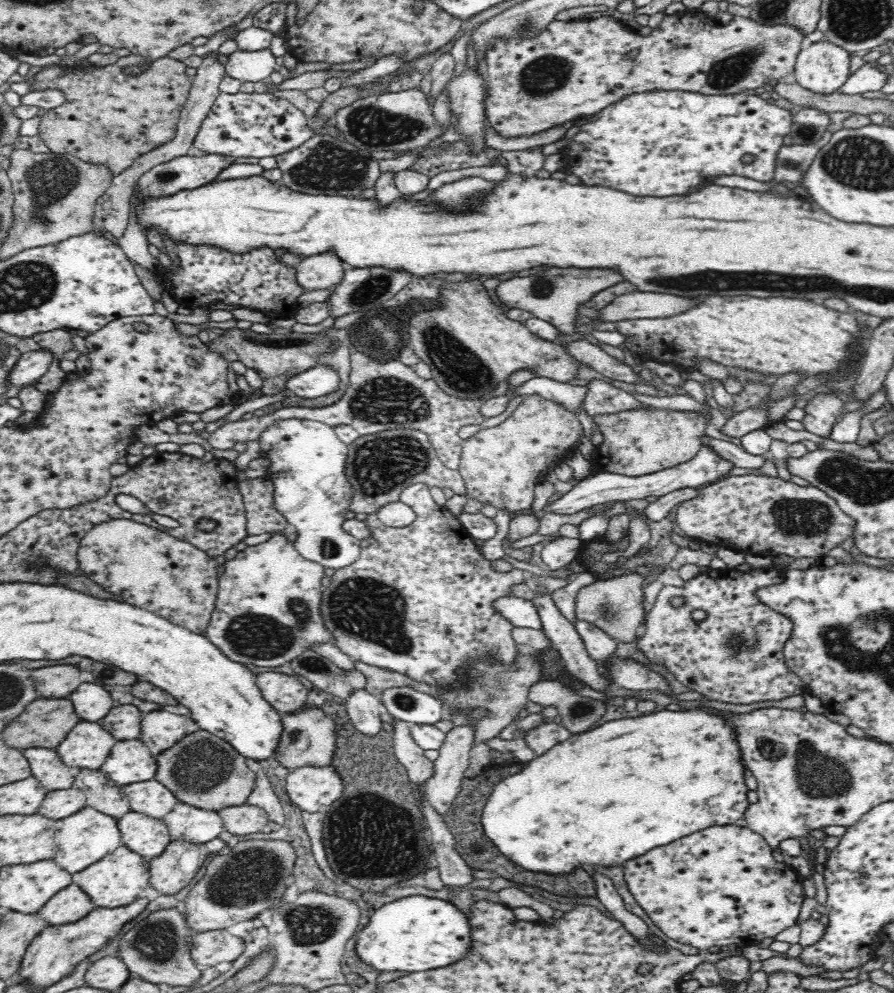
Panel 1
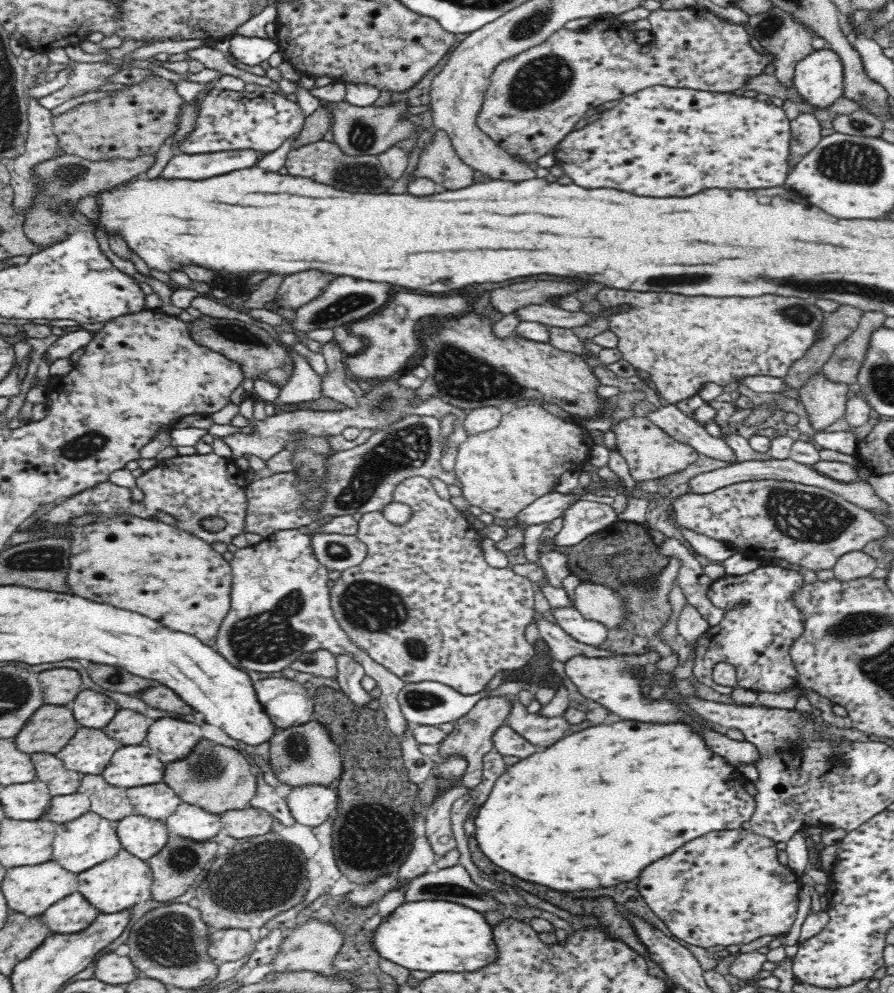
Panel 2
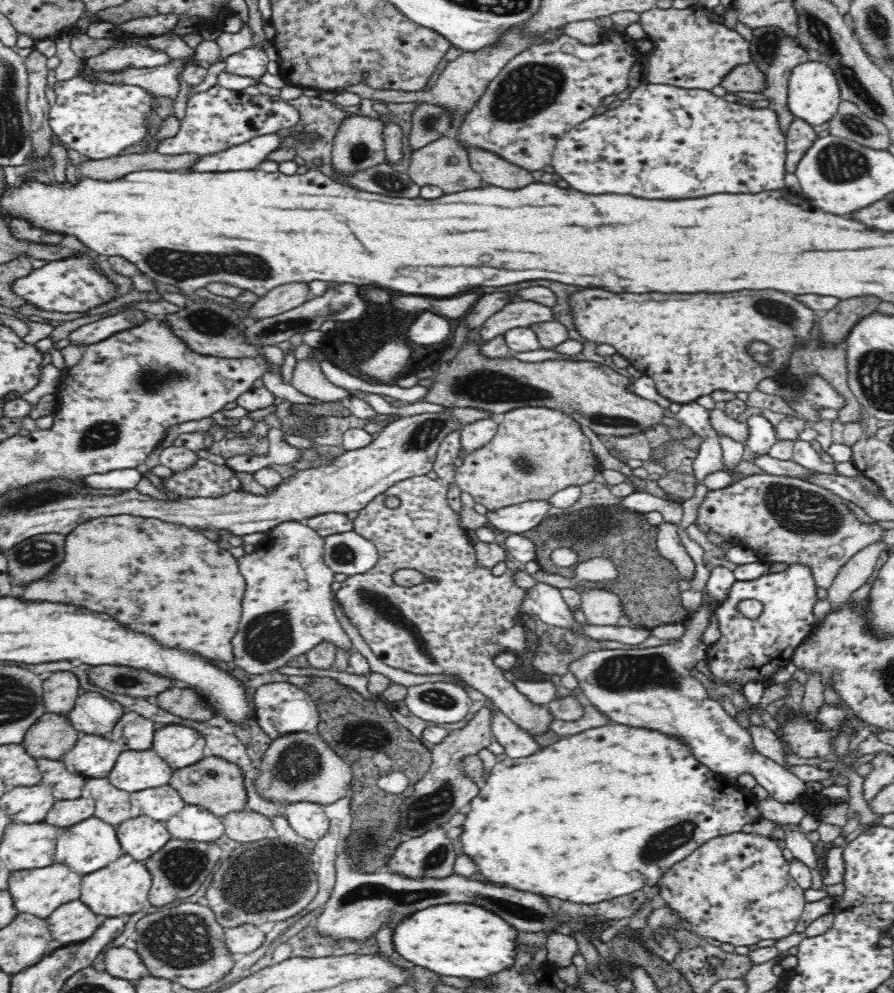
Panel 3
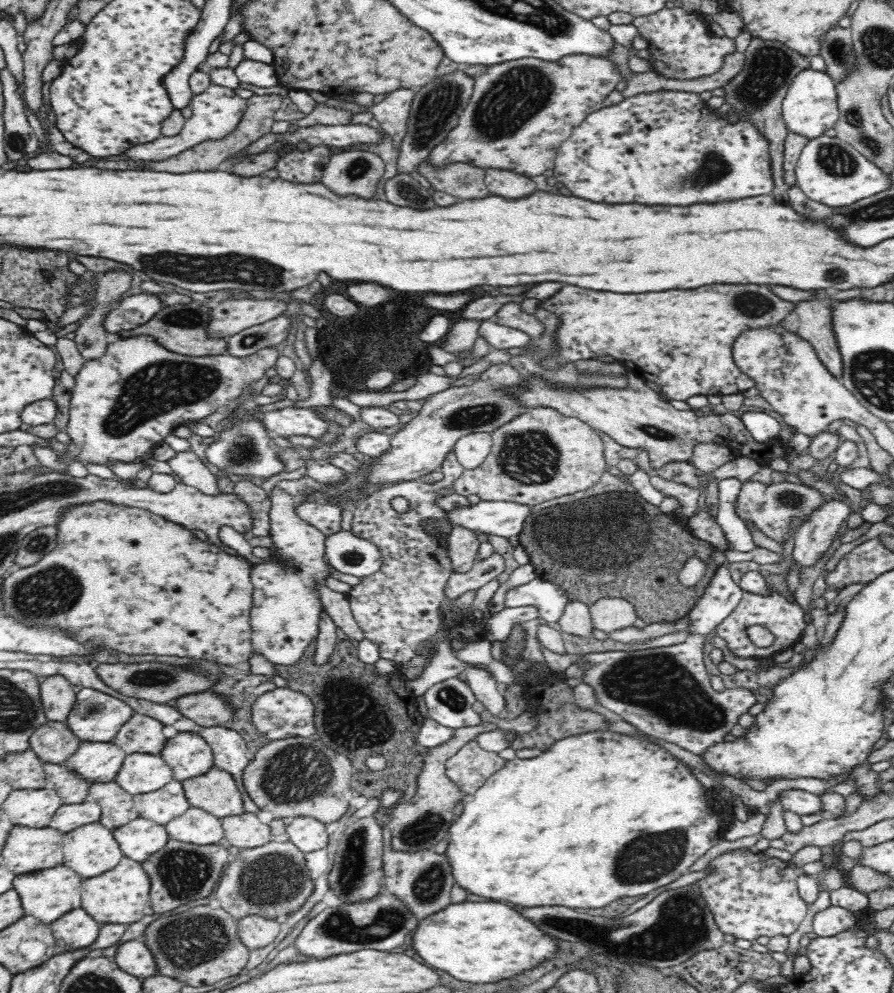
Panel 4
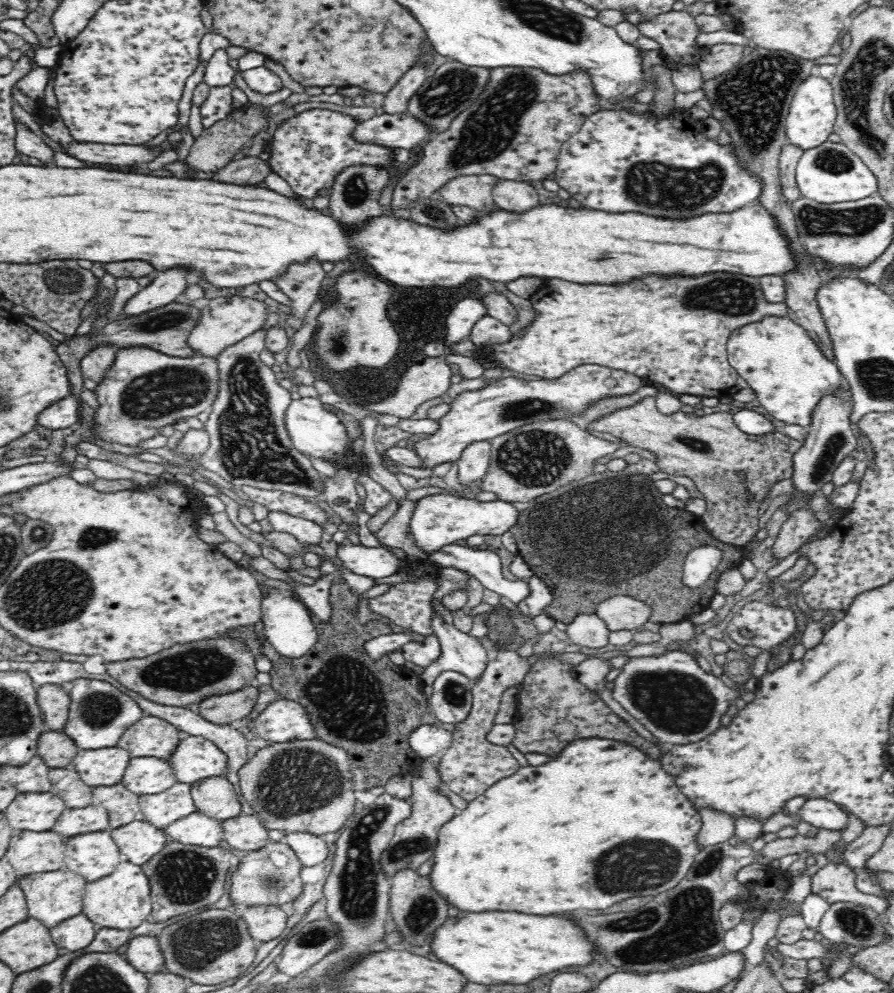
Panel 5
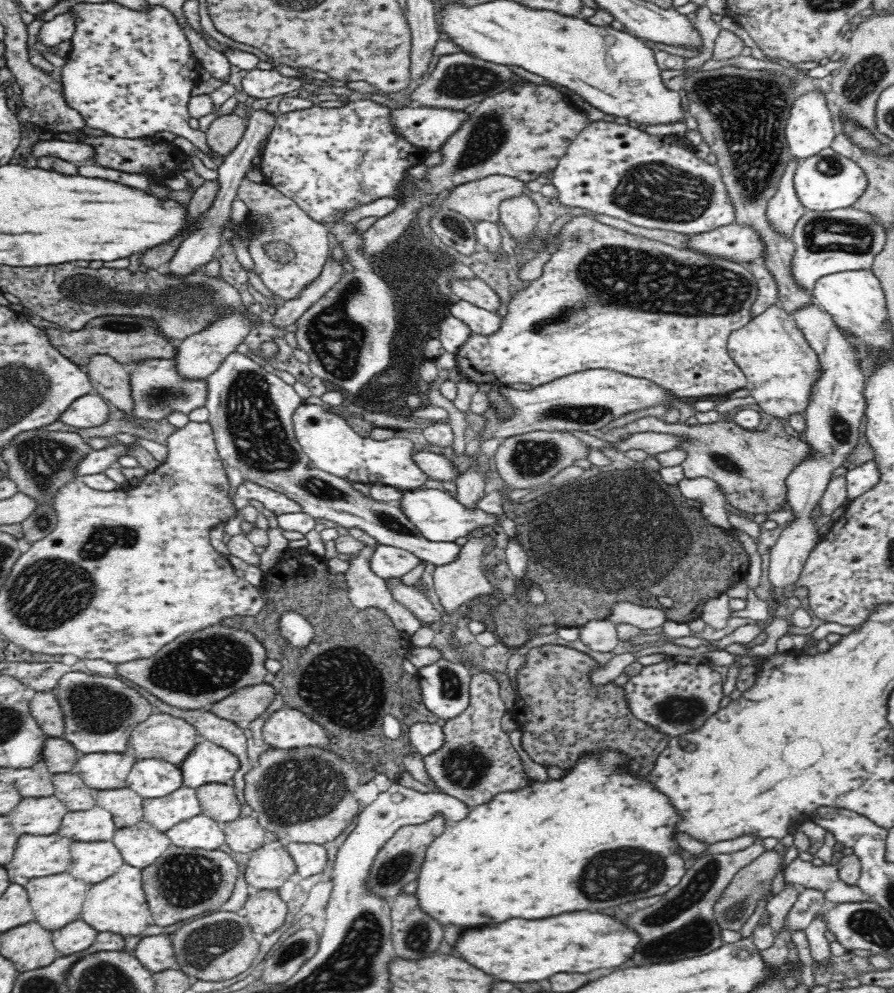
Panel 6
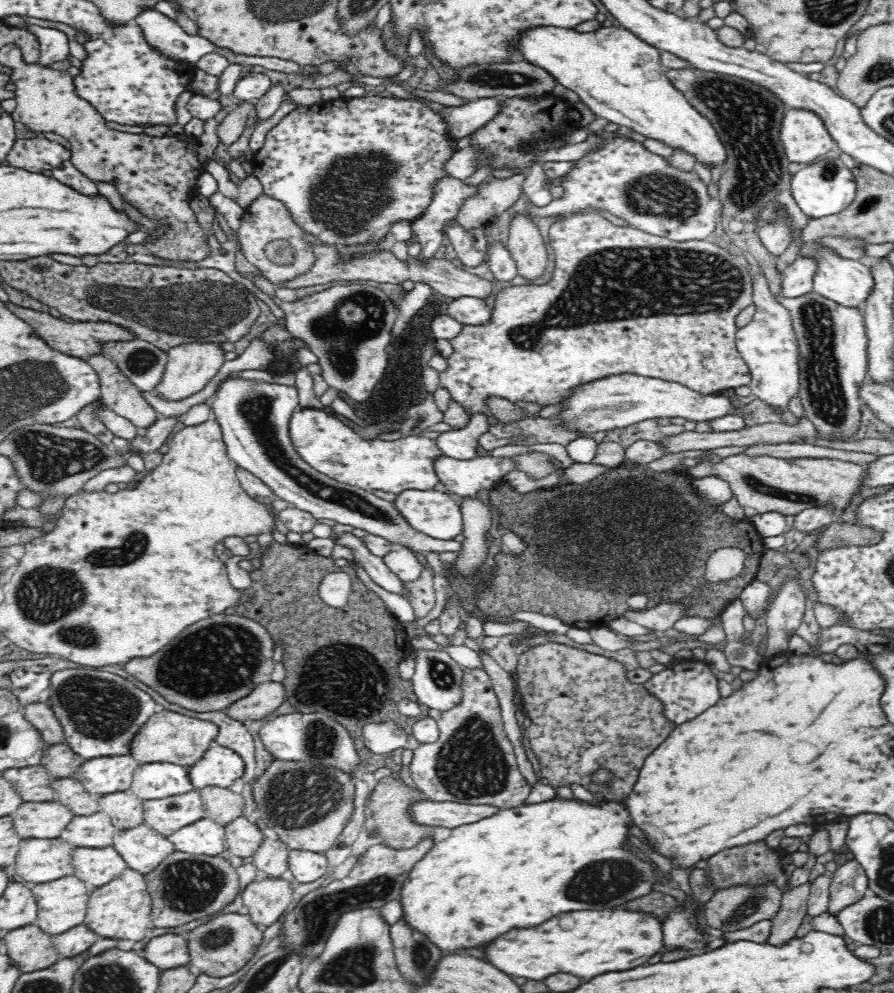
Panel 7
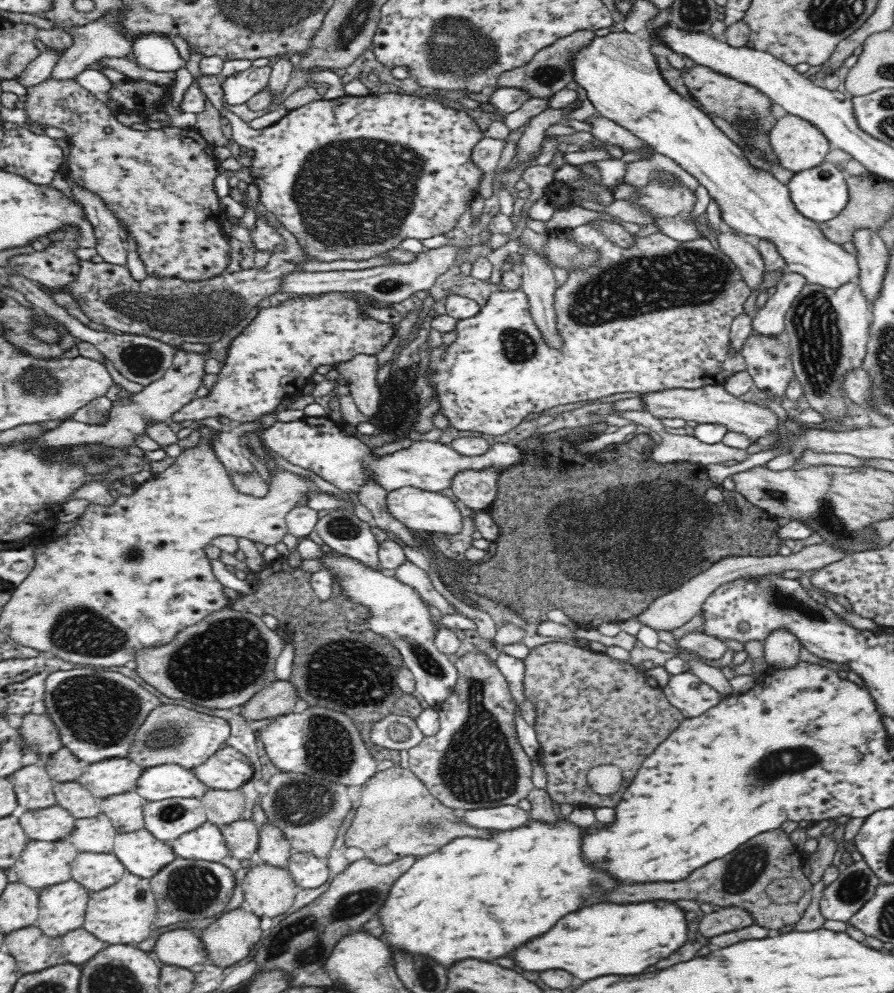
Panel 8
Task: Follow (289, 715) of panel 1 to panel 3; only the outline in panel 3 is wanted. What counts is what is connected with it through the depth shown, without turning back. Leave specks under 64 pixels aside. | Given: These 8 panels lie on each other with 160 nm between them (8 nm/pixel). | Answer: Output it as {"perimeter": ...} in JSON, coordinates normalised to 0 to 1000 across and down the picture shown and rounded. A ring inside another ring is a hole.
{"perimeter":[[[330,737],[305,744],[292,767],[290,782],[285,785],[289,798],[299,806],[348,806],[356,810],[371,810],[387,802],[393,794],[394,775],[380,763],[374,761],[374,753],[356,737]]]}

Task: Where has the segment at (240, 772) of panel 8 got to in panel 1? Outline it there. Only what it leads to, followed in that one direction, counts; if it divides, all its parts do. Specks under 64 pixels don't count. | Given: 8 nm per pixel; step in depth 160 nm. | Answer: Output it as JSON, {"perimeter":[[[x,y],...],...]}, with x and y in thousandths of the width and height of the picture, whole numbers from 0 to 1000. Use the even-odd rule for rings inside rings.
{"perimeter":[[[183,714],[173,715],[160,719],[155,744],[174,760],[221,734],[213,719],[204,721]]]}

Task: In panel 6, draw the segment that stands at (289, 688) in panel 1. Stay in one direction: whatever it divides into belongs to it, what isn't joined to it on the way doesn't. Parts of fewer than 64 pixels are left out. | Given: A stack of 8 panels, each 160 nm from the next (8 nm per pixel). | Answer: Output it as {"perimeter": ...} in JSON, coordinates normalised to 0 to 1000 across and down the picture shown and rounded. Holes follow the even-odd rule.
{"perimeter":[[[317,712],[309,715],[293,733],[294,744],[306,753],[367,753],[367,741],[358,739],[358,730],[333,714]]]}

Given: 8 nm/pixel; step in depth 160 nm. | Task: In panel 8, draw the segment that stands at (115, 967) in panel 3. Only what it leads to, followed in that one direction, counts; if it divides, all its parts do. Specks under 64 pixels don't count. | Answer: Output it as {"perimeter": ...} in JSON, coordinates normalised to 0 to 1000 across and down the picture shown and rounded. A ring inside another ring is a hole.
{"perimeter":[[[190,935],[192,939],[183,939],[177,943],[170,959],[174,960],[183,972],[210,976],[217,971],[230,967],[230,957],[214,936]]]}

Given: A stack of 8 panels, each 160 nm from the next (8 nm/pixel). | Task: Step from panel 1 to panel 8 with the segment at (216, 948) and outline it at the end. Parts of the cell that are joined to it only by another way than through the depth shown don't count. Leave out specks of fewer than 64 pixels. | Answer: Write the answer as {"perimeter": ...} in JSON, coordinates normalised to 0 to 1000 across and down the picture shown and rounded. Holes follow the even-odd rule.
{"perimeter":[[[285,866],[272,886],[277,918],[290,924],[305,925],[327,914],[333,893],[321,874],[309,874]]]}

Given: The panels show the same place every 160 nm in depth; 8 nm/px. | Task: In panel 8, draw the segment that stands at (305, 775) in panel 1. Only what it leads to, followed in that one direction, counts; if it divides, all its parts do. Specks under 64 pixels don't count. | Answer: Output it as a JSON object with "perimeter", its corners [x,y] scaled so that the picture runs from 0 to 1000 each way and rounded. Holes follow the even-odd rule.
{"perimeter":[[[327,857],[320,874],[333,895],[356,894],[369,887],[366,865],[346,859]]]}

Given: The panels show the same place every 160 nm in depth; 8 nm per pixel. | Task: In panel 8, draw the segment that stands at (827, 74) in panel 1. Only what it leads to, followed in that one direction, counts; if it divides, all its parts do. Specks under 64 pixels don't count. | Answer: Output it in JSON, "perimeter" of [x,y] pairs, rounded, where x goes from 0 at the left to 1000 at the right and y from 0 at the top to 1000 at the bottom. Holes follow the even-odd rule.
{"perimeter":[[[886,115],[868,121],[859,134],[871,165],[889,174],[915,167],[931,149],[914,127]]]}

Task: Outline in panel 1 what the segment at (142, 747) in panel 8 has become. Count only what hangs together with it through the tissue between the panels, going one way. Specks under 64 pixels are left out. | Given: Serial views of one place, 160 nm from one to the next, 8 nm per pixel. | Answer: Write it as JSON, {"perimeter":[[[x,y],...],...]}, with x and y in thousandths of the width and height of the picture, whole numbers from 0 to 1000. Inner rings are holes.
{"perimeter":[[[131,709],[110,727],[132,746],[154,744],[160,717],[149,709]]]}

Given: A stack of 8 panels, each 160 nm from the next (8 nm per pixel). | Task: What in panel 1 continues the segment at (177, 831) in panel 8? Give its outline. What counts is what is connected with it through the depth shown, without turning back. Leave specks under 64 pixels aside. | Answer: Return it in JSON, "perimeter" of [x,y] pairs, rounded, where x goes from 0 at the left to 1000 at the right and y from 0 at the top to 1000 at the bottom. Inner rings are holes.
{"perimeter":[[[174,784],[135,791],[145,814],[170,824],[182,825],[200,806]]]}

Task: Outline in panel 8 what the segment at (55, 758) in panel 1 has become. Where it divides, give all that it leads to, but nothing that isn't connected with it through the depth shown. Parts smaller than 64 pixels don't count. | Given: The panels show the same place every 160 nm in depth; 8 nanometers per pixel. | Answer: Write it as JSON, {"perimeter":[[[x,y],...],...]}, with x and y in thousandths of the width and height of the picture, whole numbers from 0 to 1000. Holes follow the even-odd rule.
{"perimeter":[[[86,785],[62,789],[59,795],[64,810],[77,816],[84,825],[103,824],[113,818],[112,805]]]}

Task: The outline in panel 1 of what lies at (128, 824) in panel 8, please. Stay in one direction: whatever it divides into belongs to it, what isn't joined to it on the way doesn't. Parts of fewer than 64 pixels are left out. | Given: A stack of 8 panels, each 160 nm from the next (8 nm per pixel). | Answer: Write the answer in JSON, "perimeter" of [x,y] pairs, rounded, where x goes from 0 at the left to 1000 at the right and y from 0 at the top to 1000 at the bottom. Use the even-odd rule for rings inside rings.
{"perimeter":[[[88,774],[81,793],[95,798],[96,811],[121,822],[133,825],[147,817],[135,791],[131,791],[112,775]]]}

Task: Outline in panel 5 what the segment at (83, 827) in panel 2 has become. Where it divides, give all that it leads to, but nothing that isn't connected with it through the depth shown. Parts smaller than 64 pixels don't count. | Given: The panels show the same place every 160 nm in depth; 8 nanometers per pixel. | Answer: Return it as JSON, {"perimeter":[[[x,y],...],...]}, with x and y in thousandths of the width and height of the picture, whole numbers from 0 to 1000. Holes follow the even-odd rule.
{"perimeter":[[[123,835],[107,836],[94,840],[83,840],[75,844],[73,858],[73,874],[93,882],[97,889],[103,889],[125,880],[126,876],[139,864],[133,857],[132,851],[126,847]]]}

